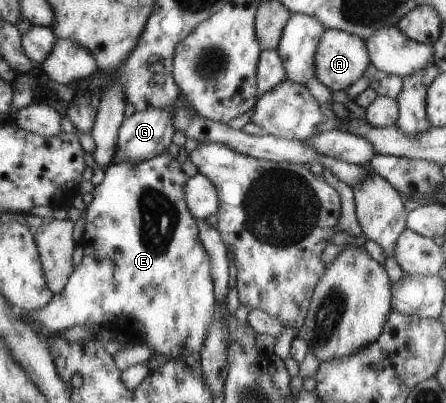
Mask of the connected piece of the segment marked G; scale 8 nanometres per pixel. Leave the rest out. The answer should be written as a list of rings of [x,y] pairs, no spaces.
[[[171,106],[137,110],[124,118],[118,129],[113,162],[141,162],[168,150],[174,135]]]

